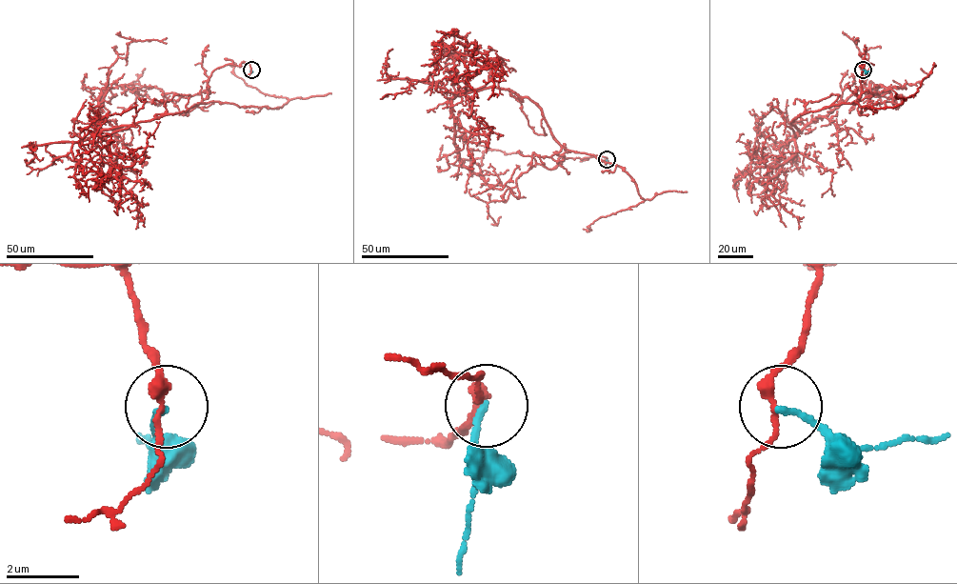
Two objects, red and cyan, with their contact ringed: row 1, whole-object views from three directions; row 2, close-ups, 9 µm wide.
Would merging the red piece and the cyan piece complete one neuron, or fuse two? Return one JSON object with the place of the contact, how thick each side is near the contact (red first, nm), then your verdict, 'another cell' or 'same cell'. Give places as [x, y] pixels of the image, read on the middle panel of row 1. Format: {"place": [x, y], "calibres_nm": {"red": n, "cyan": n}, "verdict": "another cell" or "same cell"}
{"place": [607, 159], "calibres_nm": {"red": 240, "cyan": 180}, "verdict": "another cell"}

